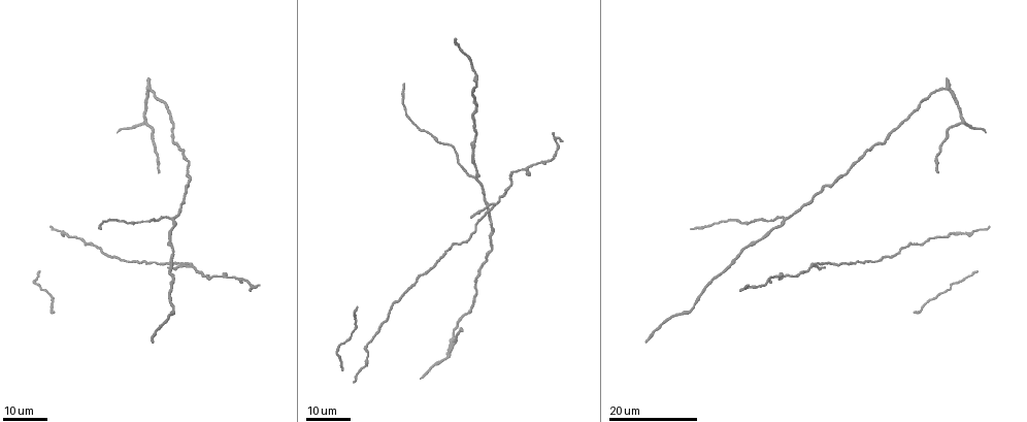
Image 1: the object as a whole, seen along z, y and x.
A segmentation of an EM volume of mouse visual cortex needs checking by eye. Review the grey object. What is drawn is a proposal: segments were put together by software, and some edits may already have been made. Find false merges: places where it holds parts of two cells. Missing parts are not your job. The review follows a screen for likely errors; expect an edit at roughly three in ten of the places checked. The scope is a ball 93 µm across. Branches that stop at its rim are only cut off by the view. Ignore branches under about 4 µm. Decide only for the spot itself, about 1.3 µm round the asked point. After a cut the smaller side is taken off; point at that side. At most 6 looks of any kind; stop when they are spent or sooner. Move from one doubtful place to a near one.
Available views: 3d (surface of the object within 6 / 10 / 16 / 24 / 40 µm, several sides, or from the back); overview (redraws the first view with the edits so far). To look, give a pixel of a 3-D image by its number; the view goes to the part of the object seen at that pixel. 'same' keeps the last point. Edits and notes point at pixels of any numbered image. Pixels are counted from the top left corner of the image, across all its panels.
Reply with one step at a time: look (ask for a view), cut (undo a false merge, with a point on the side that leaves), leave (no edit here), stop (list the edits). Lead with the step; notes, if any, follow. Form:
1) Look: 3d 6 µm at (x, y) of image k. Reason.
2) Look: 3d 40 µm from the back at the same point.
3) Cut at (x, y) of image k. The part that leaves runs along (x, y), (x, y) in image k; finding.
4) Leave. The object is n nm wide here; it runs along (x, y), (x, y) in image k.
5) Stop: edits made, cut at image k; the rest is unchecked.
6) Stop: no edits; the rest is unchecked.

Look: 3d 24 µm at (253, 288) of image 1. Side arm on a straight run.

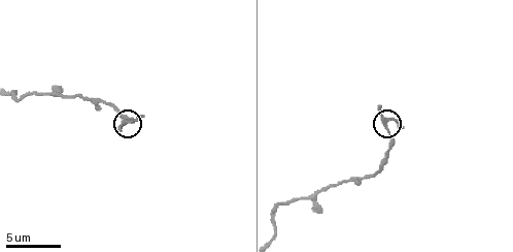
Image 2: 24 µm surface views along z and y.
Look: 3d 6 µm at (127, 122) of image 2.

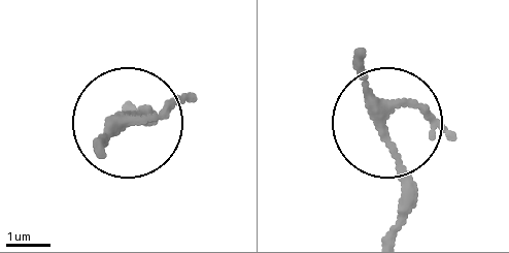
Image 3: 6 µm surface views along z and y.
Leave. It runs along (391, 225), (401, 169), (391, 129) in image 3; one cell here.

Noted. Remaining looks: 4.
Look: 3d 24 µm at (785, 216) of image 1. Arms part here.

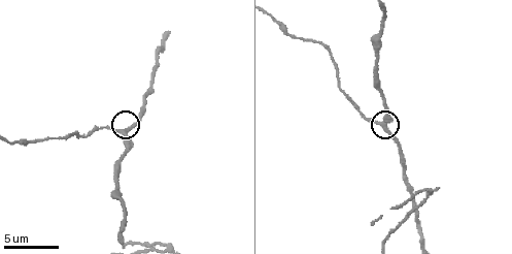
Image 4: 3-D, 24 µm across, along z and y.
Look: 3d 10 µm at (383, 125) of image 4. Closer look.

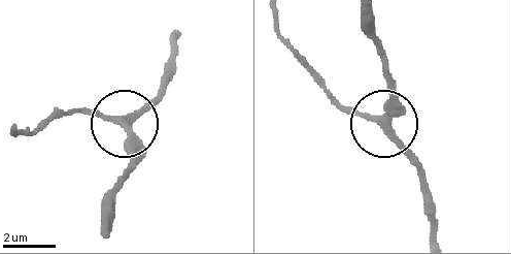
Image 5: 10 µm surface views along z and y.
Leave. 3 arms meet here; one cell here.

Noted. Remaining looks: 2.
Look: 3d 6 µm at (430, 192) of image 4. A fork.

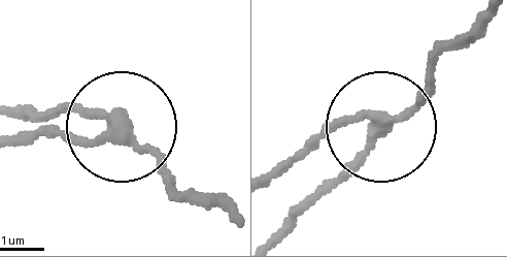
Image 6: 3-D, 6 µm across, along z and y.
Cut at (53, 127) of image 6. The part that leaves runs along (107, 140), (11, 140) in image 6; two cells meet here.

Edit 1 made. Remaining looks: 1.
Stop: edits made, cut at image 6; the rest is unchecked.

